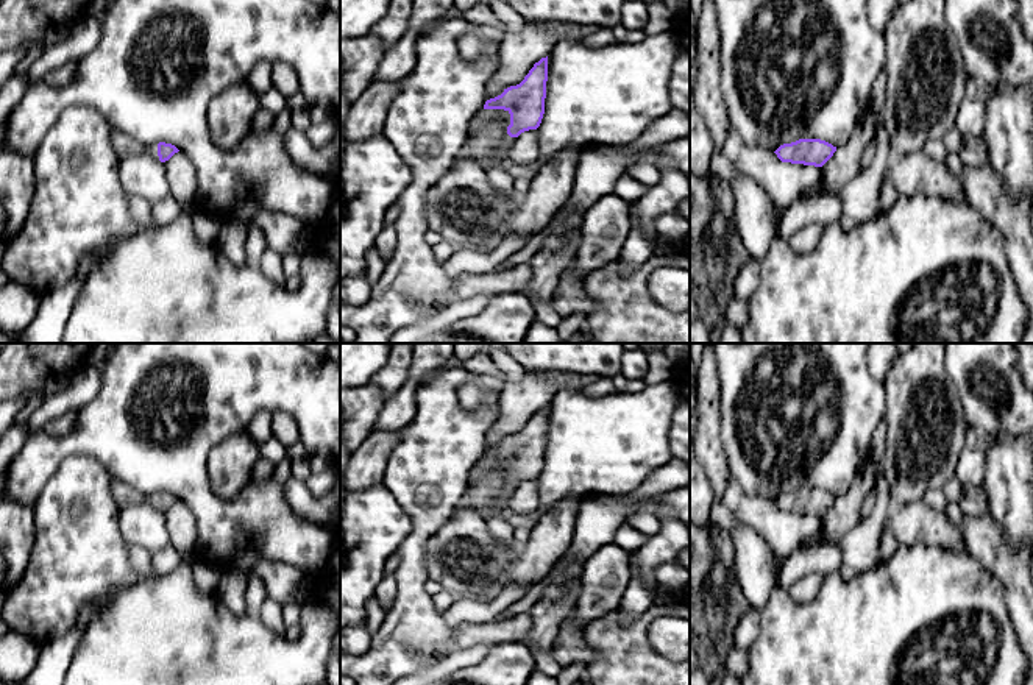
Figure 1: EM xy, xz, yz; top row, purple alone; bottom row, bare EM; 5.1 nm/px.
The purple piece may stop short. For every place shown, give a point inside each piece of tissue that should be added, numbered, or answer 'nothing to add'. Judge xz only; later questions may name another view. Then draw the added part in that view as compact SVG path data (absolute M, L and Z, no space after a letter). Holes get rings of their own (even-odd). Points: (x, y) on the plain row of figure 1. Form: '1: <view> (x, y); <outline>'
1: xz (507, 490); M506 484L502 487L502 490L499 492L499 510L506 510L509 509L509 498L512 496L515 487L510 487L509 484Z

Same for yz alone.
nothing to add

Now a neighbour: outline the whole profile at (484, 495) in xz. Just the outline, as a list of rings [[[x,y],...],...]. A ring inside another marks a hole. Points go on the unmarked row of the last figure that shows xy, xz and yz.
[[[481,459],[482,474],[468,488],[463,504],[477,509],[487,523],[492,537],[502,546],[515,546],[513,527],[499,509],[499,492],[507,484],[510,463],[504,459]]]

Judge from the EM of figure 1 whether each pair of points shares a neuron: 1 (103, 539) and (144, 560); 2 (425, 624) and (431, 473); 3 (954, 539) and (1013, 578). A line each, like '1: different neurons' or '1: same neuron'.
1: different neurons
2: same neuron
3: different neurons

